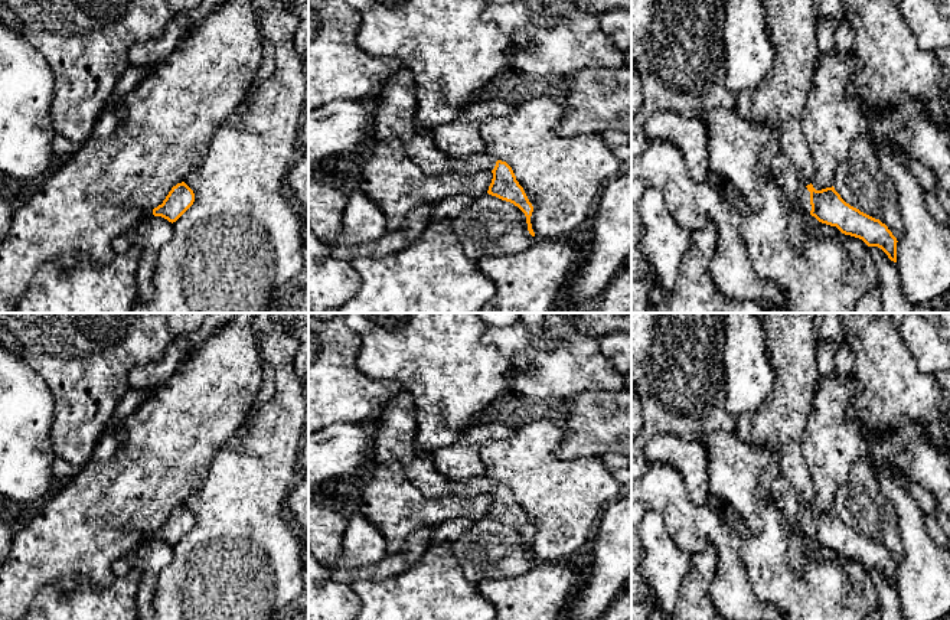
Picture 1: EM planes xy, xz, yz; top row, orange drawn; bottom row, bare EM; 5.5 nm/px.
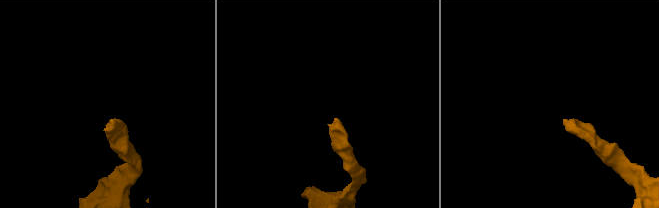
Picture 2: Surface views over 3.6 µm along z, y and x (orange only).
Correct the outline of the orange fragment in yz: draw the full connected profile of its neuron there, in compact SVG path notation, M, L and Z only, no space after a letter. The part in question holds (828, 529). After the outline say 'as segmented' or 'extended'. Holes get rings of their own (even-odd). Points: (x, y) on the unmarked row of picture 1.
M765 313L763 324L774 384L761 407L754 412L751 444L765 447L773 456L778 457L781 477L799 496L799 521L804 533L819 545L836 549L842 557L862 562L868 570L881 571L891 584L897 585L898 564L885 546L846 526L833 509L816 513L812 508L813 482L802 456L802 441L820 378L817 369L819 340L814 332L813 313Z; extended

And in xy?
M185 506L172 510L161 528L153 532L154 539L176 545L195 525L193 513Z; as segmented

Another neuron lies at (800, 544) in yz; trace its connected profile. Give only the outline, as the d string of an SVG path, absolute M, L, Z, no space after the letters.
M796 531L791 533L789 544L789 565L797 575L803 575L804 572L804 555L813 551L819 561L825 561L827 558L845 564L846 558L842 557L836 549L830 549L819 545L810 535L803 531Z

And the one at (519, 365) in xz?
M516 355L512 360L512 368L509 375L513 376L515 373L529 373L532 371L531 362L520 355Z

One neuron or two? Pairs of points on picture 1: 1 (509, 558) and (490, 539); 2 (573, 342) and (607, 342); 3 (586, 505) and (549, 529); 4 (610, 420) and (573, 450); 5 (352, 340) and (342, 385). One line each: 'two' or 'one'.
1: one
2: two
3: one
4: one
5: one

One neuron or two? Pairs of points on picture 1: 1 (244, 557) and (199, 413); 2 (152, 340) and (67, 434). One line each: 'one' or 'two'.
1: two
2: one

